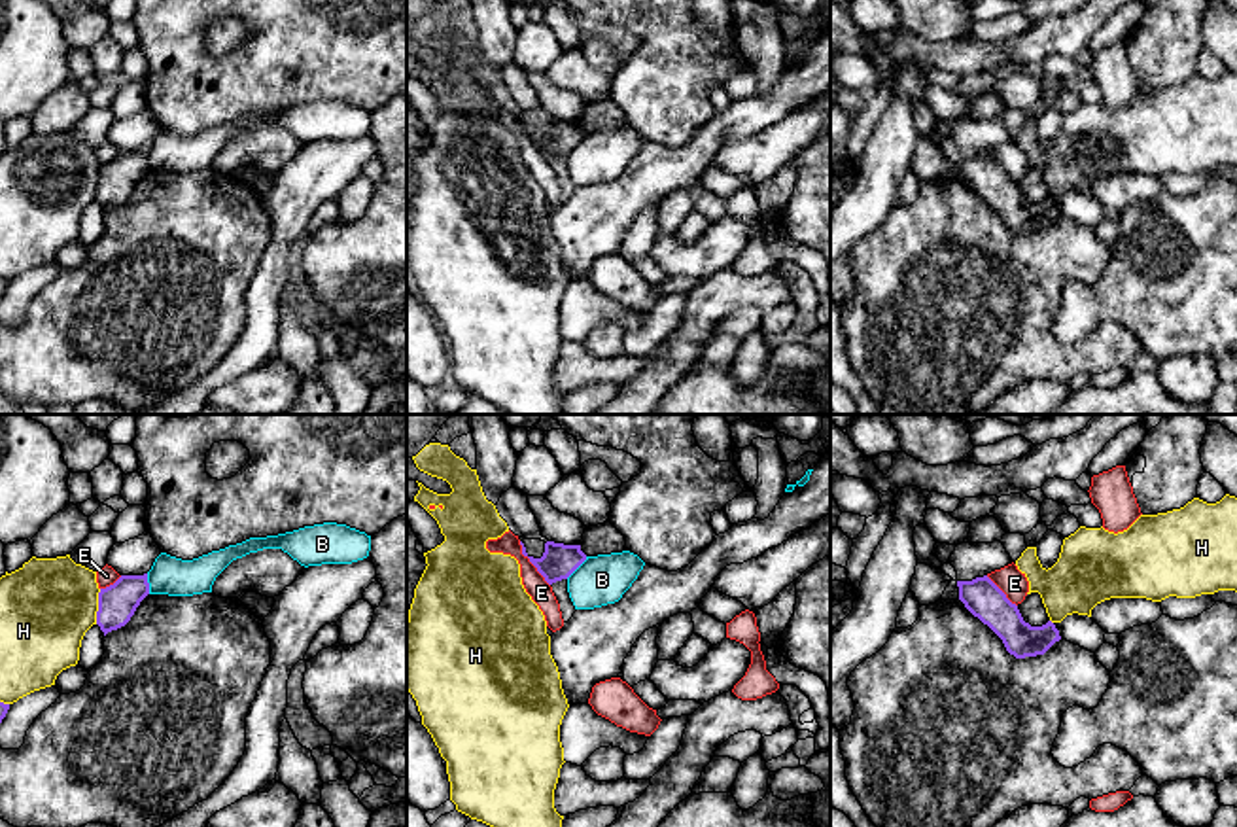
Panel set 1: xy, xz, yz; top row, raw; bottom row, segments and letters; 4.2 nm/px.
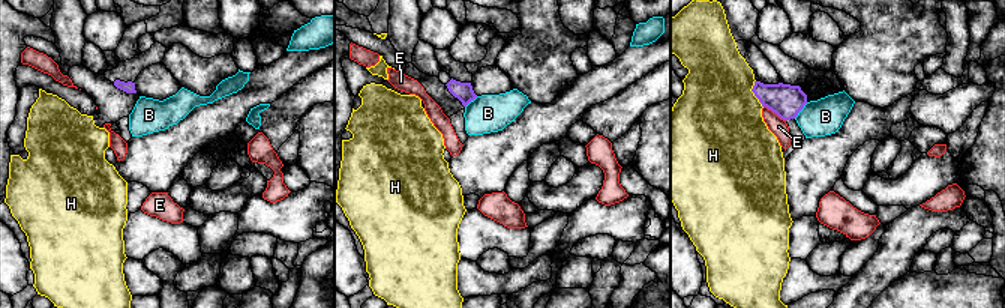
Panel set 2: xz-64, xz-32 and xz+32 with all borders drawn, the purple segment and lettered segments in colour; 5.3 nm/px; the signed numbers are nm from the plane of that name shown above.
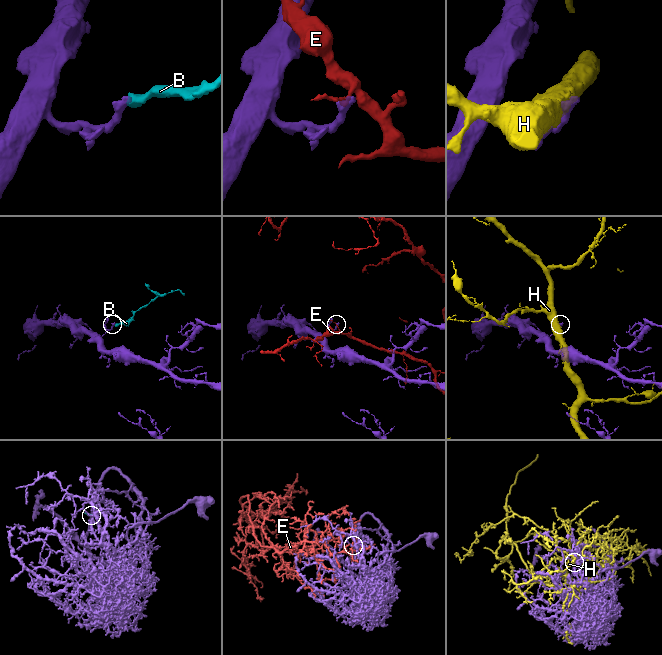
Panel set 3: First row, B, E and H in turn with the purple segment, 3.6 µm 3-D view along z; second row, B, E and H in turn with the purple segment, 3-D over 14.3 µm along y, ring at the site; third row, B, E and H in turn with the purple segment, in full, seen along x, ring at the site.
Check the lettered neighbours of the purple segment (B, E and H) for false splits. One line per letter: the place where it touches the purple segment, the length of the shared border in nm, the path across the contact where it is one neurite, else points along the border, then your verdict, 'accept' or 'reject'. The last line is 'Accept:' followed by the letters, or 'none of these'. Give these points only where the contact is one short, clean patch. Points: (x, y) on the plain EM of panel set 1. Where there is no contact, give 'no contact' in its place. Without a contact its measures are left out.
B: contact xz (575, 144); length 130 nm; border xz (587, 133), (566, 154); reject
E: contact xz (532, 139); length 240 nm; reject
H: contact xy (99, 182); length 150 nm; reject
Accept: none of these

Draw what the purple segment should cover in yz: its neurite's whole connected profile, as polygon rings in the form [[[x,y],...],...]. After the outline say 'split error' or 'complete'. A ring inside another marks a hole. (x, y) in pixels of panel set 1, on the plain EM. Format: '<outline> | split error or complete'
[[[987,151],[957,157],[957,163],[965,184],[987,201],[1016,235],[1044,231],[1061,216],[1052,197],[1042,202],[1025,199],[1018,182]]] | complete

